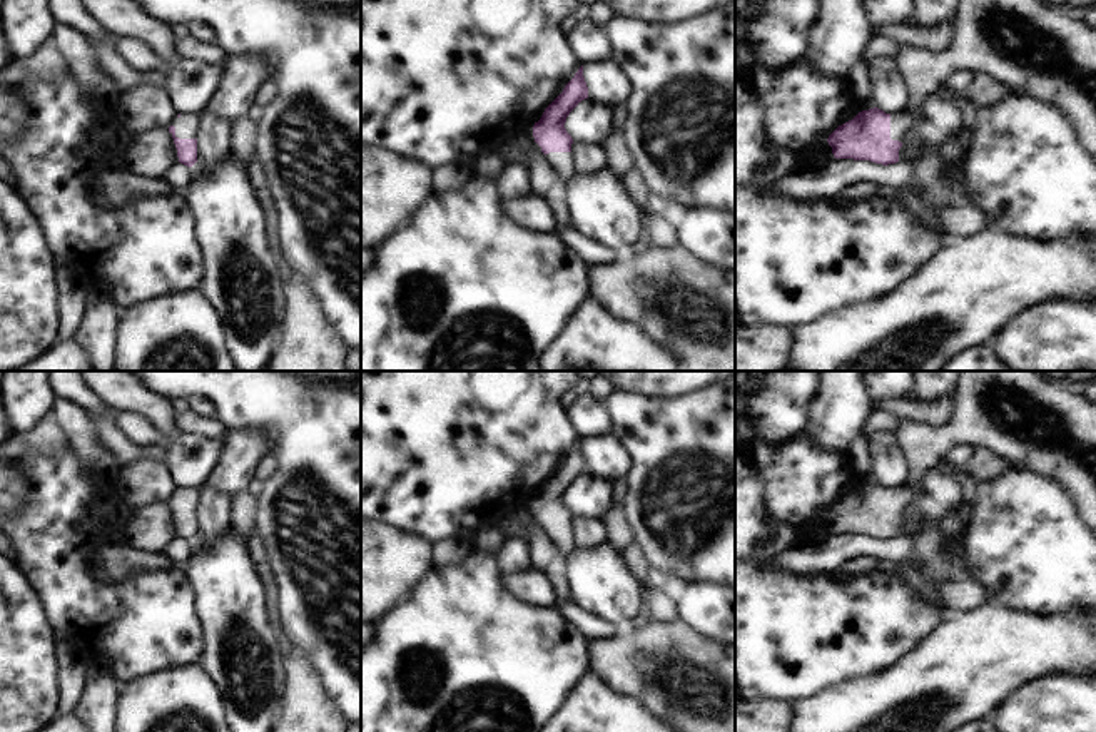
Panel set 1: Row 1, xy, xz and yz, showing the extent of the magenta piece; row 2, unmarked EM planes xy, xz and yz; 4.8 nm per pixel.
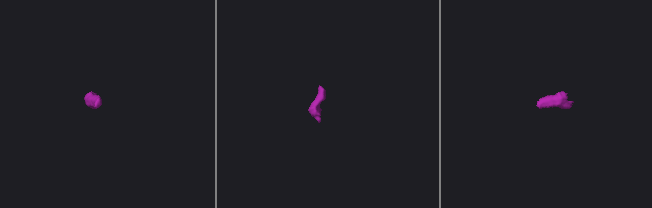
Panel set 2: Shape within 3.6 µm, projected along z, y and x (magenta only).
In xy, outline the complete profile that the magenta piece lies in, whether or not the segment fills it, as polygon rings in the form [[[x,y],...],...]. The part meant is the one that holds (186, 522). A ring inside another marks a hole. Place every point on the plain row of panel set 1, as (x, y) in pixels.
[[[179,488],[169,500],[179,536],[192,541],[197,536],[197,490]]]

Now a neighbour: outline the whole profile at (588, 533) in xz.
[[[573,515],[571,533],[576,548],[590,550],[608,543],[608,535],[601,520]]]

